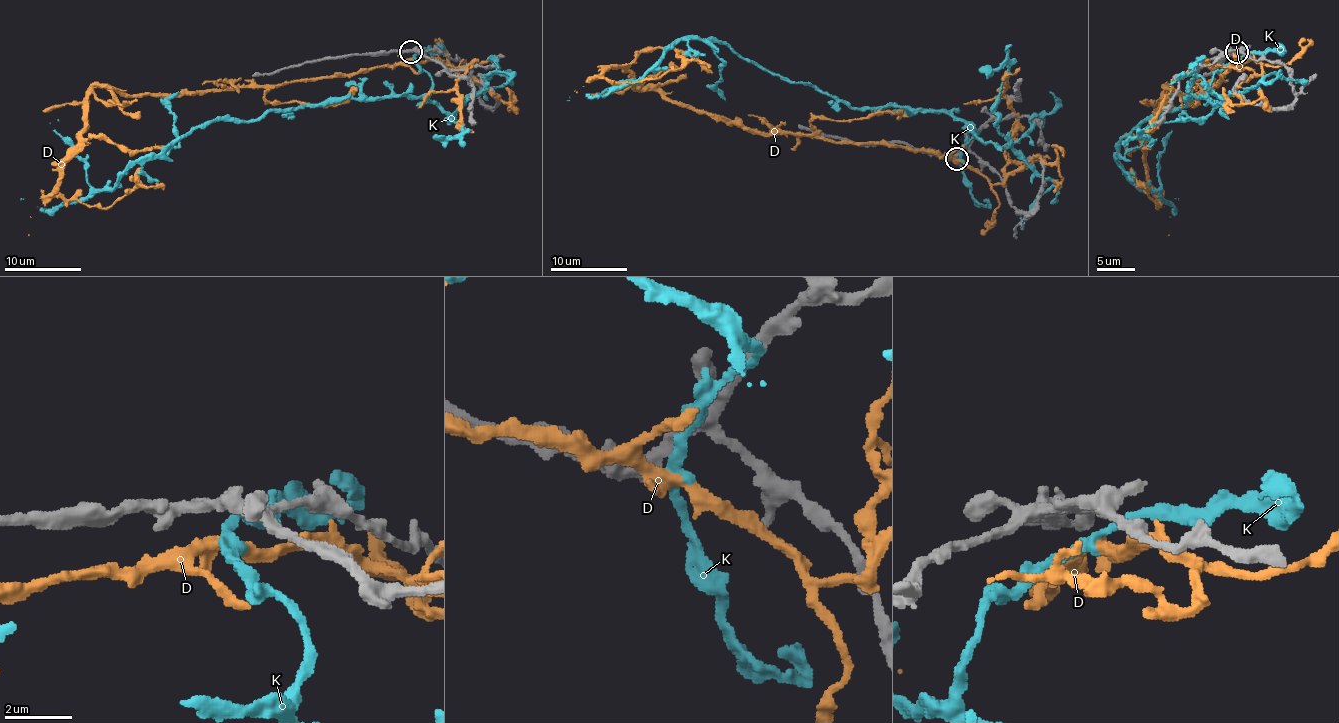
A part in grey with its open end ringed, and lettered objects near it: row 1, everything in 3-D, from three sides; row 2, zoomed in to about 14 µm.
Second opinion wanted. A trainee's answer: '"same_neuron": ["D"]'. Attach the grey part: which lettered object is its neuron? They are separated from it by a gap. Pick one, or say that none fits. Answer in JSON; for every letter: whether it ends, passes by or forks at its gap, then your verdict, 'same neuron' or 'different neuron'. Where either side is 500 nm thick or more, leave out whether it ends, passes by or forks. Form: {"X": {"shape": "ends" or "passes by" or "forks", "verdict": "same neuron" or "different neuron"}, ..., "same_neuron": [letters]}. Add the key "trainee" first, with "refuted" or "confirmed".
{"trainee": "refuted", "D": {"shape": "passes by", "verdict": "different neuron"}, "K": {"shape": "passes by", "verdict": "different neuron"}, "same_neuron": []}

